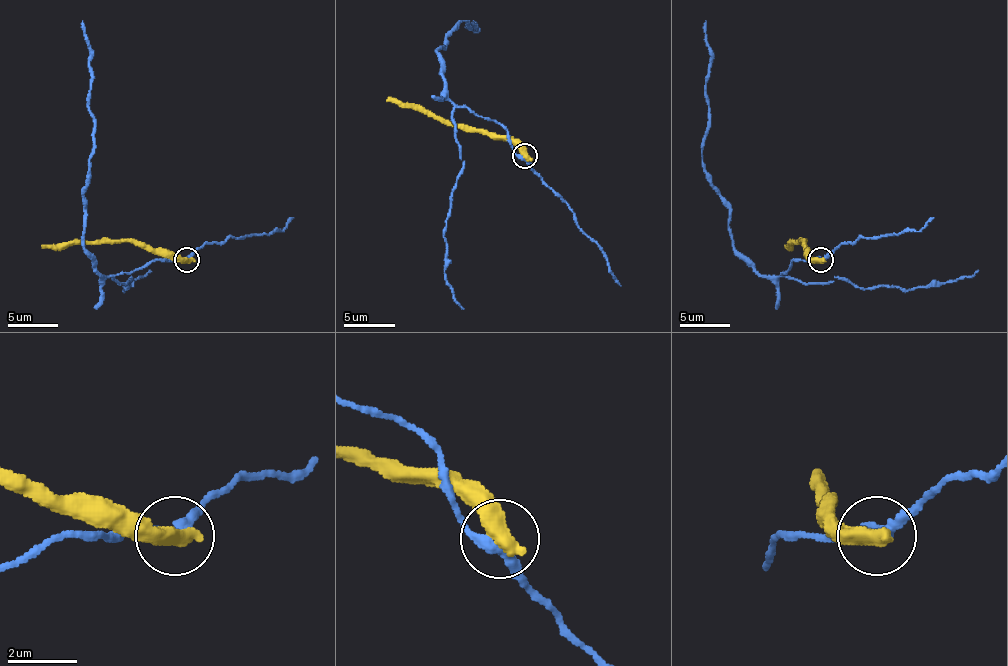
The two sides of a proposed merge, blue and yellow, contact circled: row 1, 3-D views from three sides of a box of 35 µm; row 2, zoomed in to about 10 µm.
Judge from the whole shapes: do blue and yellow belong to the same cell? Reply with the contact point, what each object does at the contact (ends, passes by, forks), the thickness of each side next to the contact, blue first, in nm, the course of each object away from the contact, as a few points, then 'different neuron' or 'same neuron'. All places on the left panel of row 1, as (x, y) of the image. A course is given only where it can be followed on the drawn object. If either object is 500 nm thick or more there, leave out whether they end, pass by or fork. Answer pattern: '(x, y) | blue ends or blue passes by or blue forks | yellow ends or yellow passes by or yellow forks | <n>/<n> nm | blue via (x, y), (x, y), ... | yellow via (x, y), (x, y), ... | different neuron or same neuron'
(187, 260) | 280/600 nm | blue via (185, 259), (158, 259), (103, 277), (83, 244), (81, 192), (88, 184), (95, 125), (90, 47), (82, 20) | yellow via (187, 259), (132, 242), (41, 247) | different neuron

